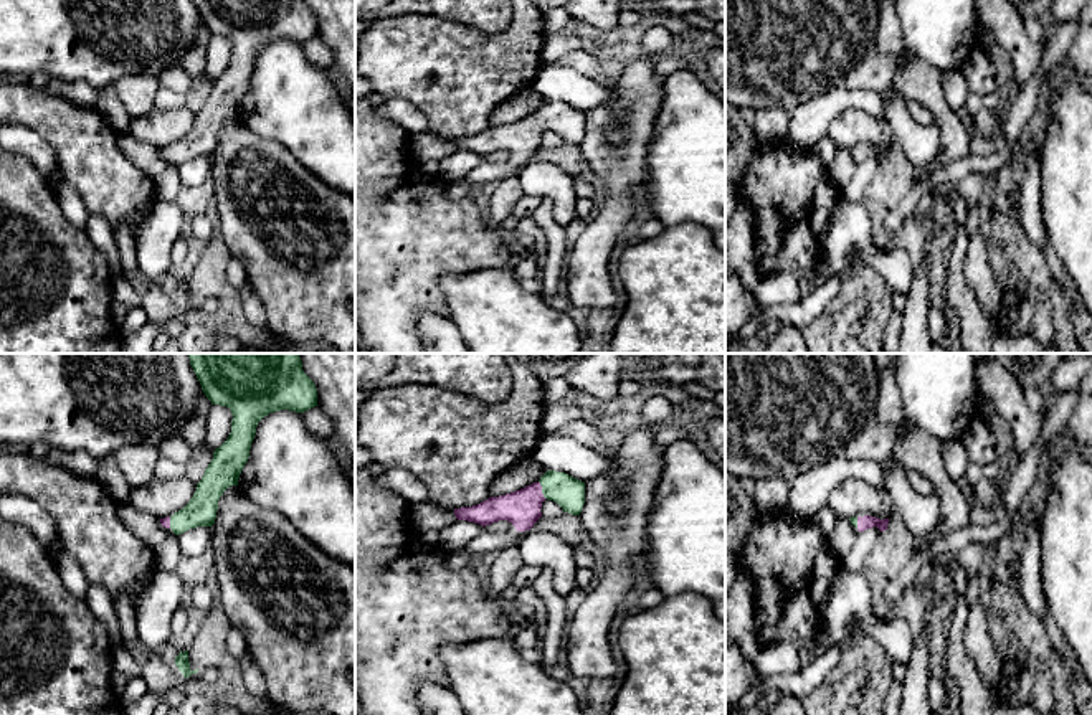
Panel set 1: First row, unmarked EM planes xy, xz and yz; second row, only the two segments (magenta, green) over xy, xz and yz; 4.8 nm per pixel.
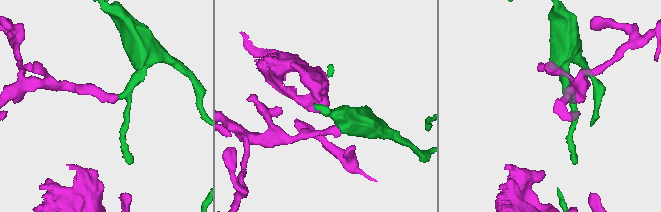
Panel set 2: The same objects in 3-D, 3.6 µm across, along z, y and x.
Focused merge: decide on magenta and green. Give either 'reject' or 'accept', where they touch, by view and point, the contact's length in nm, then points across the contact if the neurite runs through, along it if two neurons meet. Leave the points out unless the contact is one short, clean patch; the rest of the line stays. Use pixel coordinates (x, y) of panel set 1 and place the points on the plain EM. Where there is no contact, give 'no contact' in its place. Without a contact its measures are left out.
accept; contact xz (541, 119); length 90 nm; way xz (522, 137), (541, 119), (564, 119), (569, 123)

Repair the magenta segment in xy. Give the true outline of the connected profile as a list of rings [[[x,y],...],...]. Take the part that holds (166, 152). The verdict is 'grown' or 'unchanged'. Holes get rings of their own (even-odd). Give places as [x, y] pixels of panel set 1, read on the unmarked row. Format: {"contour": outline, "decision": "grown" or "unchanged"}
{"contour": [[[193,0],[205,26],[211,35],[231,40],[231,63],[228,69],[215,79],[213,89],[205,99],[202,111],[190,132],[172,147],[160,149],[162,157],[180,165],[190,159],[211,157],[216,149],[218,130],[223,122],[238,116],[240,104],[248,92],[251,73],[258,53],[269,43],[289,40],[304,43],[317,36],[317,20],[304,0]]], "decision": "grown"}

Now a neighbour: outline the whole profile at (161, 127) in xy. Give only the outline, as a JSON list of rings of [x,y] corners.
[[[187,106],[177,109],[157,109],[131,117],[129,132],[134,139],[157,149],[172,147],[183,139],[197,121]]]

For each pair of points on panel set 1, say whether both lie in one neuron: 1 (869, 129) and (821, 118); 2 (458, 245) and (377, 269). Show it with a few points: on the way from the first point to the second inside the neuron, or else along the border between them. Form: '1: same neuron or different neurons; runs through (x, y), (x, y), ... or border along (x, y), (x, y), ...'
1: different neurons; border along (871, 114), (845, 109), (825, 134)
2: same neuron; runs through (438, 245), (408, 245), (397, 251)

